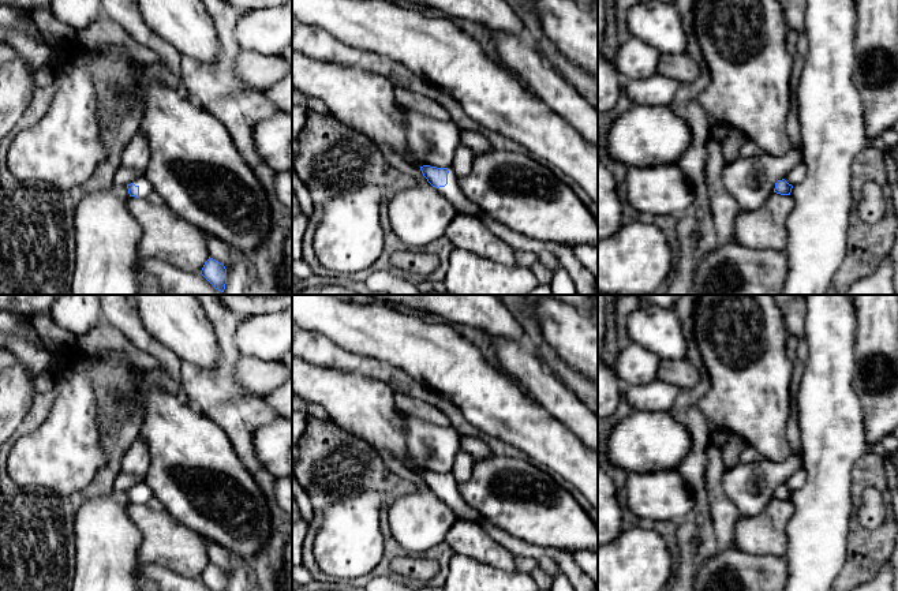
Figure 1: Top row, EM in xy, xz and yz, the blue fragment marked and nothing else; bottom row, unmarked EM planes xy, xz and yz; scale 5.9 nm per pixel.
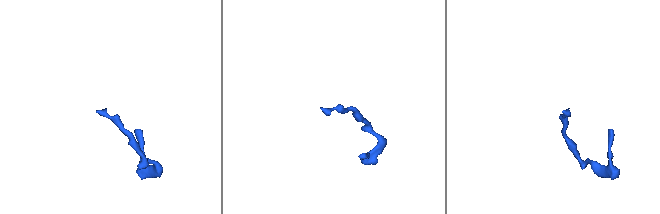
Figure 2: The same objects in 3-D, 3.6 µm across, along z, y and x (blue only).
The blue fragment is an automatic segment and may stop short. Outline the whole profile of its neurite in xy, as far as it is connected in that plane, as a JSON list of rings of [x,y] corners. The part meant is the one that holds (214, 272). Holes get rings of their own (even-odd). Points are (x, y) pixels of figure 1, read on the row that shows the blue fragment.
[[[209,257],[201,274],[218,291],[224,292],[227,284],[227,269],[222,263]]]

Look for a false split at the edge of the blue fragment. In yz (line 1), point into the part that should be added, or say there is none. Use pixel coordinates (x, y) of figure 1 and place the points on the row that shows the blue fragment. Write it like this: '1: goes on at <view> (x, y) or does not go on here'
1: does not go on here

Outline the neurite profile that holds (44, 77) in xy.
[[[46,64],[34,72],[34,85],[35,87],[46,87],[53,85],[55,81],[55,68],[52,64]]]

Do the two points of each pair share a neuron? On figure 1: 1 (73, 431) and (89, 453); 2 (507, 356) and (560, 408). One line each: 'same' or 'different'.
1: same
2: same

